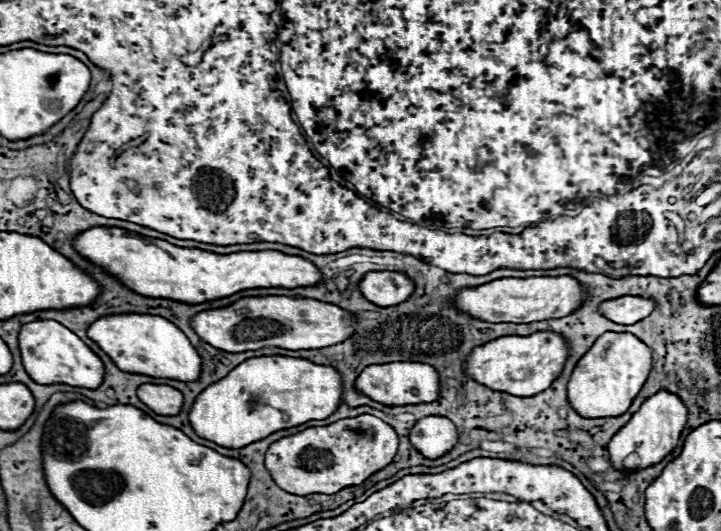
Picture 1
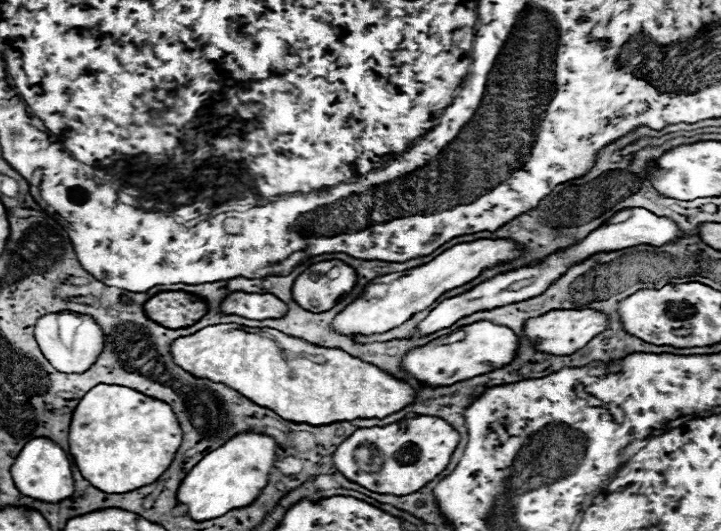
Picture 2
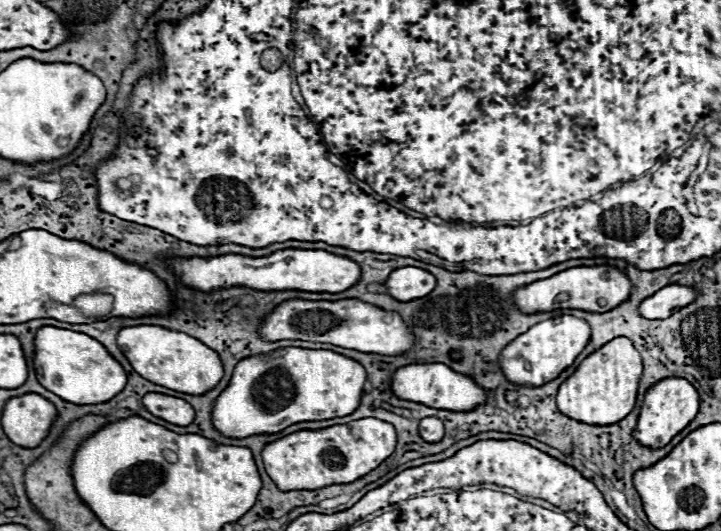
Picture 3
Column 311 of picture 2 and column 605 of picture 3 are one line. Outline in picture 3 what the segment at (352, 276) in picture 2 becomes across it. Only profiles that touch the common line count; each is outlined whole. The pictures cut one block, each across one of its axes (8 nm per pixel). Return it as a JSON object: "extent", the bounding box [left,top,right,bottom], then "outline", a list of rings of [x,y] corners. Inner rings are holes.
{"extent":[512,266,630,312],"outline":[[[580,266],[554,274],[546,280],[536,280],[532,284],[514,290],[512,300],[520,312],[552,312],[560,308],[586,310],[586,312],[608,312],[622,304],[630,296],[630,280],[616,268],[610,266]]]}

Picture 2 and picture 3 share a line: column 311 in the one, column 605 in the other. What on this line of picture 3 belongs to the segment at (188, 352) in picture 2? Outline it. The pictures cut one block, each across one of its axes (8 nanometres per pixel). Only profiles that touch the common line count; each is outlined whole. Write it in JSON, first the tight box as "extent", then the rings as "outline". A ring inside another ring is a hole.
{"extent":[558,336,642,426],"outline":[[[624,336],[612,338],[608,344],[592,352],[576,372],[558,390],[558,408],[564,416],[590,426],[608,426],[626,418],[634,404],[642,376],[642,358],[632,342]]]}

